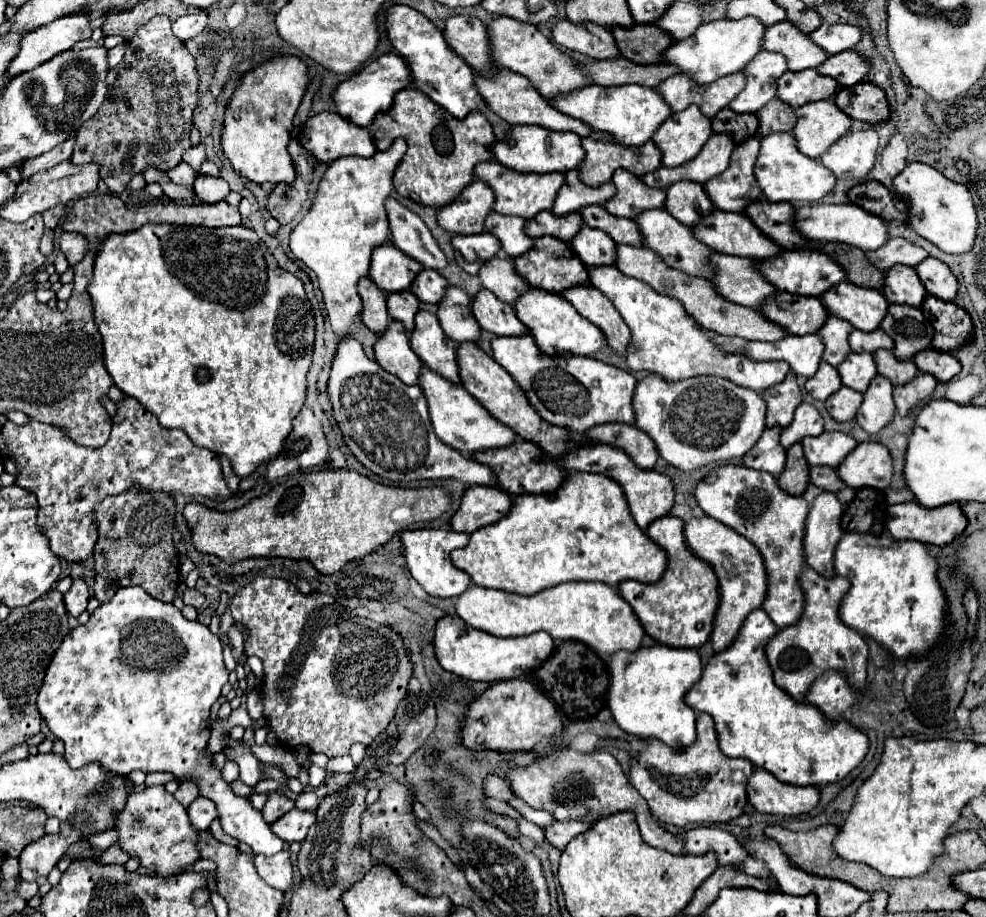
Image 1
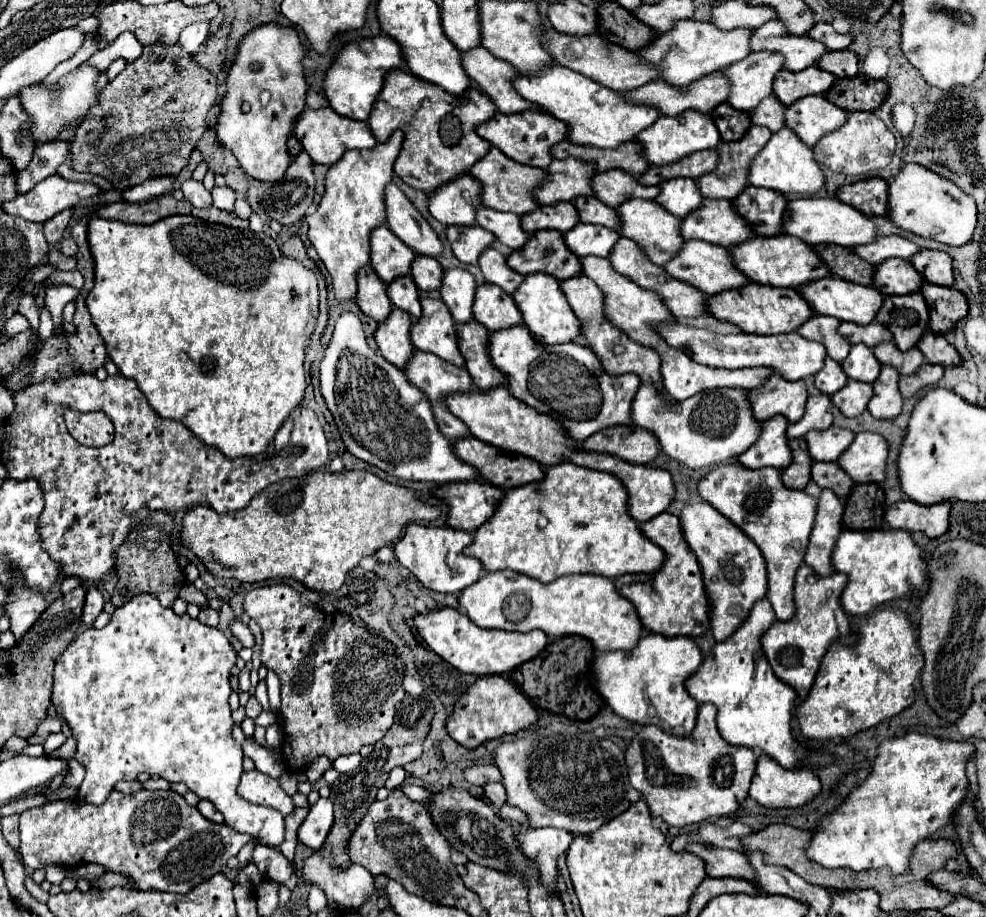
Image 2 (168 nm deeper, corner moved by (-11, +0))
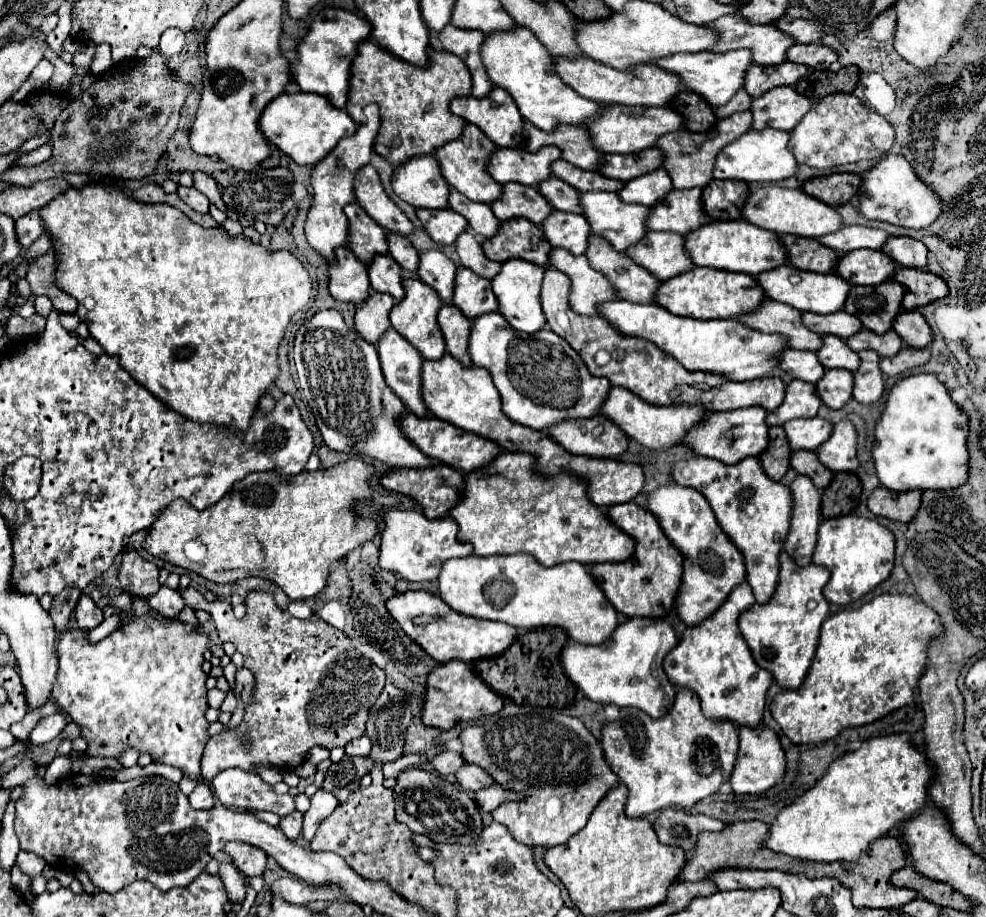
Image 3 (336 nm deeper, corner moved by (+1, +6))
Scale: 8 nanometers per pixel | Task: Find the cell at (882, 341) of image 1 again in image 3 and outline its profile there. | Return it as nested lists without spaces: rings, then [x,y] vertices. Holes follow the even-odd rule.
[[[843,310],[835,314],[825,314],[825,316],[823,314],[801,314],[801,322],[817,334],[833,334],[839,338],[849,338],[851,334],[855,334],[855,330],[863,328],[863,324],[855,316]]]

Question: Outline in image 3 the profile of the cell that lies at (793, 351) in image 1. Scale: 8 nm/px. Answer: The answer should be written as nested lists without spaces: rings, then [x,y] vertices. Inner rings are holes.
[[[627,300],[603,302],[597,310],[619,334],[653,342],[689,372],[721,374],[727,380],[751,380],[771,372],[777,366],[779,352],[785,350],[783,338],[777,334],[751,330],[737,320],[695,320],[671,314],[657,304],[637,304]]]

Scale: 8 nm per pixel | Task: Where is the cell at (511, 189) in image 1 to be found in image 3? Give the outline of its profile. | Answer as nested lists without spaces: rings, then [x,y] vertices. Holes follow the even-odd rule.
[[[465,124],[461,136],[443,144],[439,150],[435,150],[433,156],[439,162],[441,174],[449,186],[453,186],[455,190],[459,190],[471,200],[491,204],[493,198],[501,196],[501,184],[497,184],[485,170],[487,158],[493,154],[493,150],[495,150],[495,144],[475,124]]]

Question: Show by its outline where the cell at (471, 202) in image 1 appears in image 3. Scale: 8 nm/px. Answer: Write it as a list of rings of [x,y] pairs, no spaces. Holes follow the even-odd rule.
[[[431,154],[413,156],[403,166],[395,166],[391,186],[401,200],[415,208],[447,208],[449,186]]]

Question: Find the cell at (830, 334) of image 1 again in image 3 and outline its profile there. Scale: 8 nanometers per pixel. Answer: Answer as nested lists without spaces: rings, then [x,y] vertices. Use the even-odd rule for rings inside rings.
[[[769,298],[761,302],[759,310],[743,314],[743,318],[737,318],[737,322],[765,334],[781,334],[785,338],[785,346],[793,350],[815,352],[821,346],[821,336],[807,330],[803,322],[799,322],[799,310]]]

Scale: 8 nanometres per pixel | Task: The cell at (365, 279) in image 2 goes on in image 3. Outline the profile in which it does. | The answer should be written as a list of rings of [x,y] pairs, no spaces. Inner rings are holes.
[[[347,246],[335,248],[335,260],[329,262],[329,292],[335,300],[353,302],[357,306],[371,294],[367,266],[359,262]]]

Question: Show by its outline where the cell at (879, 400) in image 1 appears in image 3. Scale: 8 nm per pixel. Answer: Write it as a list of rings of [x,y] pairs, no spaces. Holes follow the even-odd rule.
[[[861,350],[859,368],[853,372],[853,398],[861,404],[873,404],[883,396],[883,372],[879,370],[879,354],[873,350]]]

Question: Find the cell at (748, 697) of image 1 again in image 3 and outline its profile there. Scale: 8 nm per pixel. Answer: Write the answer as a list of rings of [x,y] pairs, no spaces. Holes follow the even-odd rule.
[[[747,582],[735,586],[723,606],[711,618],[695,628],[689,626],[681,634],[677,646],[665,656],[663,670],[669,682],[673,682],[677,688],[691,688],[699,696],[701,710],[707,718],[731,720],[741,726],[757,728],[765,708],[765,694],[773,678],[767,670],[755,664],[747,642],[737,630],[741,610],[749,608],[751,604],[755,604],[751,586]]]

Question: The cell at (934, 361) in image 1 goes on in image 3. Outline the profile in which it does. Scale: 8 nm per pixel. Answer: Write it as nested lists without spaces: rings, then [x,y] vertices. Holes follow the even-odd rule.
[[[919,310],[899,312],[895,316],[893,330],[901,336],[901,340],[907,346],[913,346],[913,348],[925,348],[933,340],[931,328],[929,328],[929,324],[925,322],[925,318],[921,316]]]

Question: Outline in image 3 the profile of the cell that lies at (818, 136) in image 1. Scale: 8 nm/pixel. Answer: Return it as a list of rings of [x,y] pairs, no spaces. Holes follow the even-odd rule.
[[[791,86],[773,88],[759,98],[751,98],[749,110],[753,114],[753,130],[775,128],[791,132],[809,108],[811,100],[797,94]]]

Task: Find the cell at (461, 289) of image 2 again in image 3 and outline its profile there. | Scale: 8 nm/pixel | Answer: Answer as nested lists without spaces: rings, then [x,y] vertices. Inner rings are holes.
[[[423,250],[419,252],[419,278],[437,290],[445,304],[451,304],[451,294],[455,288],[455,272],[457,266],[451,258],[447,258],[441,250]]]

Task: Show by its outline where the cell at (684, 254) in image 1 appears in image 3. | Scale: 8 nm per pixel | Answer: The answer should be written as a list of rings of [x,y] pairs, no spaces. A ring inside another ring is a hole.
[[[579,192],[579,204],[591,226],[591,234],[605,238],[617,252],[625,252],[629,246],[643,238],[643,232],[647,232],[645,218],[649,208],[643,204],[625,204],[615,192]]]

